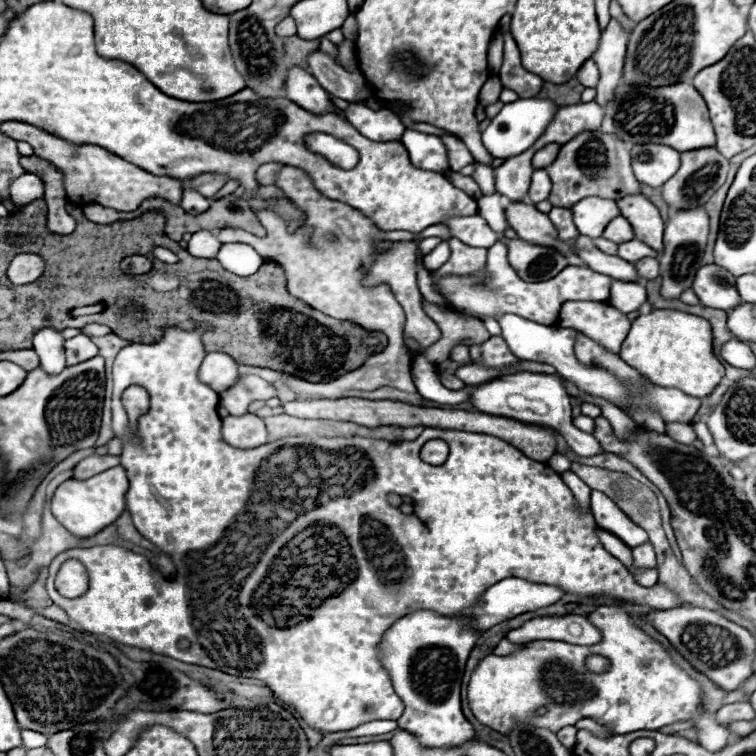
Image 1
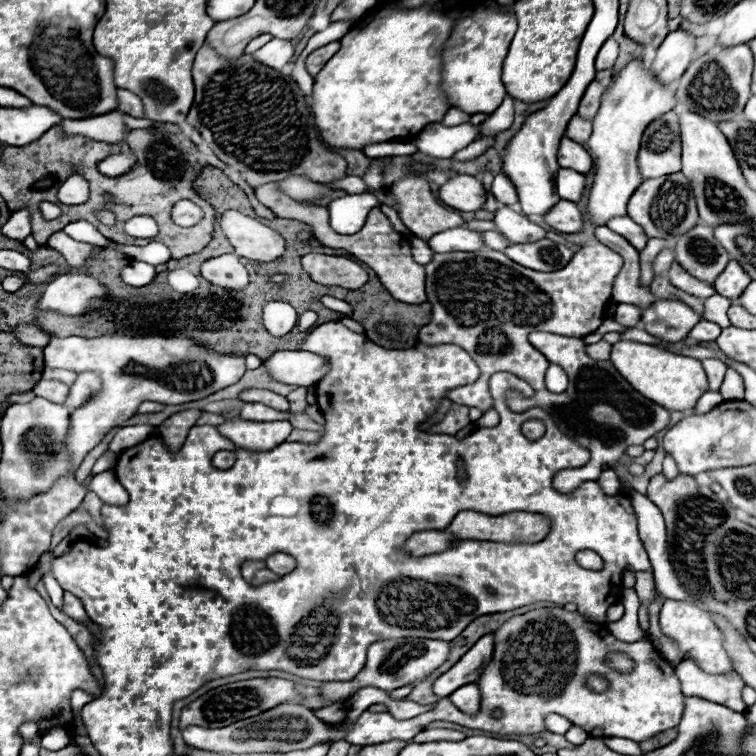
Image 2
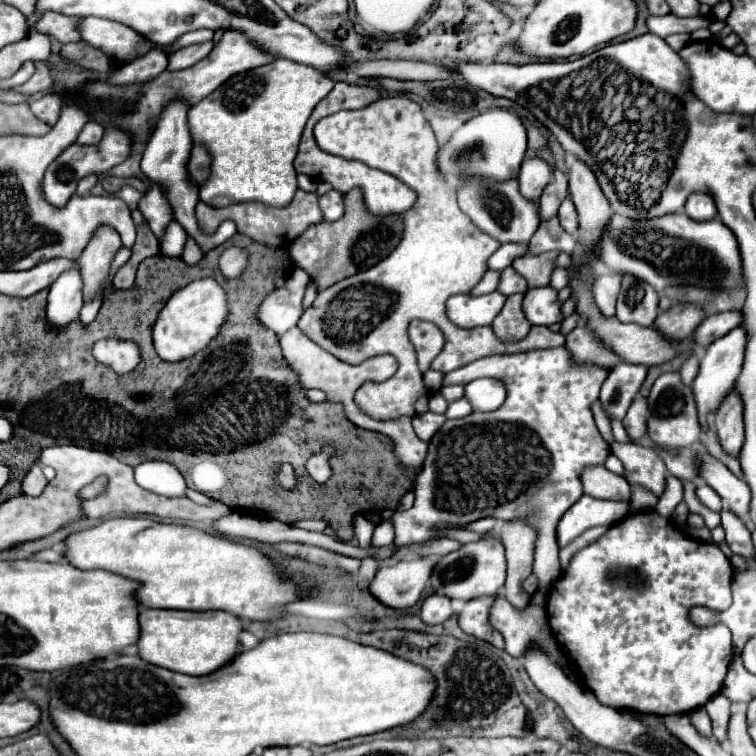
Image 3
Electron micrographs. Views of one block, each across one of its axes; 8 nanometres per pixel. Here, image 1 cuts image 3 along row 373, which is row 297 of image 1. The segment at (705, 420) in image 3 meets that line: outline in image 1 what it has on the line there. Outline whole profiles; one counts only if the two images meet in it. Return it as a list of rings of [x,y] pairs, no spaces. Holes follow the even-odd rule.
[[[706,264],[696,272],[692,290],[700,298],[700,304],[728,312],[740,304],[740,296],[734,284],[736,278],[728,270],[716,264]]]

